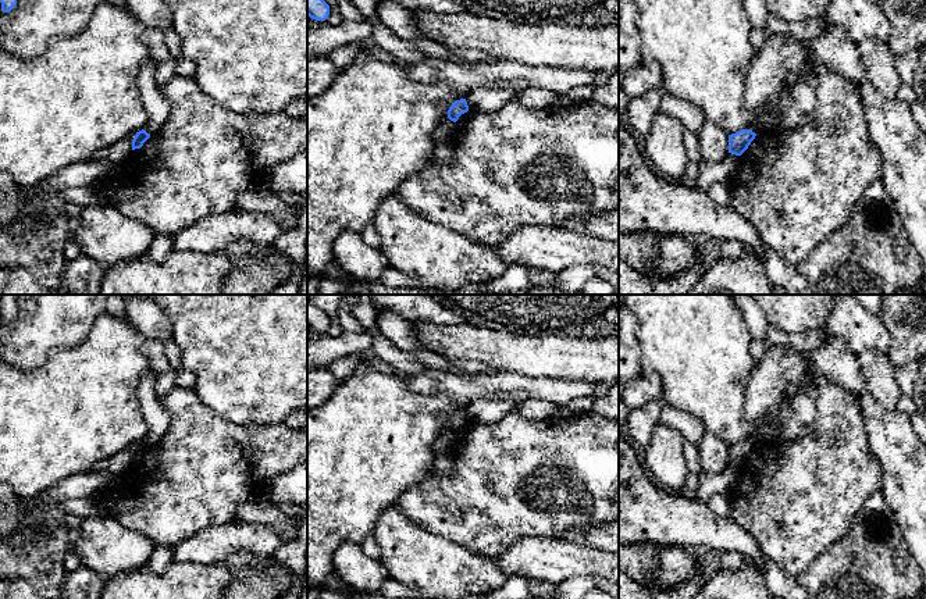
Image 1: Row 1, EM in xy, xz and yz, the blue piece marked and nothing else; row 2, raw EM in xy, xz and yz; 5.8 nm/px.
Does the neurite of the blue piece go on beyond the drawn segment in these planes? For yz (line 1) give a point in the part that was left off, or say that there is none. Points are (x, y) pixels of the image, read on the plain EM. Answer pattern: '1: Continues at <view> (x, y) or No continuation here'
1: No continuation here

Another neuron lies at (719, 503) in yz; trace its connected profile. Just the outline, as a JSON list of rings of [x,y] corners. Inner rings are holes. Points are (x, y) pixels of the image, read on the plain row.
[[[713,495],[708,504],[715,514],[720,517],[729,517],[731,506],[727,495]]]

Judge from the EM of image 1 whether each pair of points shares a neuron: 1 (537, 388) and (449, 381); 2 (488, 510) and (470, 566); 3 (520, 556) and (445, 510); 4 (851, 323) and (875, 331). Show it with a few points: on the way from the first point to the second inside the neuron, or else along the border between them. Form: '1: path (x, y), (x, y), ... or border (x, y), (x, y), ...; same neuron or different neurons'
1: path (515, 387), (472, 385); same neuron
2: border (445, 538), (492, 560); different neurons
3: border (537, 537), (520, 537), (492, 559); different neurons
4: path (857, 328), (869, 331); same neuron

